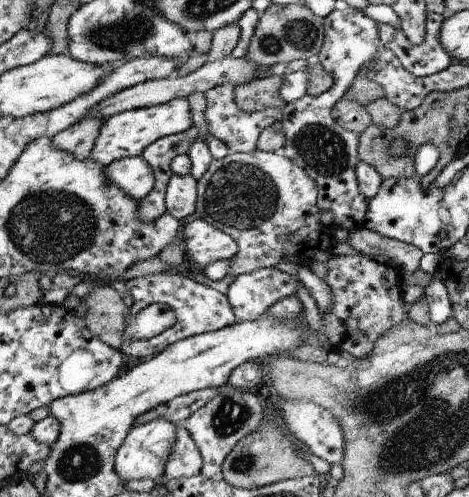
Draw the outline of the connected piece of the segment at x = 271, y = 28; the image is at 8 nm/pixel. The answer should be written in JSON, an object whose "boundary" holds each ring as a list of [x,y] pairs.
{"boundary":[[[303,2],[270,6],[260,14],[249,42],[247,59],[260,67],[271,67],[276,63],[289,63],[296,59],[312,60],[323,45],[323,18],[315,15]]]}

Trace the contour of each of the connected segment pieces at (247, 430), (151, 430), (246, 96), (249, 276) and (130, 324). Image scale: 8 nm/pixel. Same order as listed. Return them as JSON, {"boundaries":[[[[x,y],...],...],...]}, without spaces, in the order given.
{"boundaries":[[[[230,383],[217,387],[217,395],[193,412],[184,425],[190,436],[194,439],[202,455],[202,468],[200,474],[209,479],[220,479],[222,466],[229,452],[248,435],[253,435],[264,420],[264,408],[252,392],[242,392]]],[[[156,419],[152,422],[133,427],[128,438],[121,444],[121,448],[116,456],[116,472],[122,481],[139,481],[142,479],[159,480],[165,474],[168,466],[169,456],[172,454],[174,444],[176,444],[177,426],[175,422]]],[[[266,76],[251,83],[238,85],[234,90],[236,104],[248,113],[262,111],[268,107],[284,109],[286,103],[279,97],[283,77]]],[[[266,267],[238,275],[227,287],[236,321],[255,321],[279,300],[296,295],[299,282],[276,267]]],[[[152,303],[151,305],[143,306],[142,310],[135,311],[127,314],[127,339],[136,338],[149,339],[153,336],[158,336],[161,332],[168,330],[177,321],[175,312],[165,305],[164,303]]]]}

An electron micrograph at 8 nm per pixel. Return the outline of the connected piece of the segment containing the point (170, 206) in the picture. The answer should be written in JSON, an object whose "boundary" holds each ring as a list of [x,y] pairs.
{"boundary":[[[190,174],[172,175],[165,194],[167,212],[178,220],[192,216],[196,211],[197,180]]]}

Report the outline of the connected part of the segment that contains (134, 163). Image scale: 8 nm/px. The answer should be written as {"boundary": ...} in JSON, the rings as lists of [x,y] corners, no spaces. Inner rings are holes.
{"boundary":[[[142,156],[117,160],[105,168],[105,174],[110,183],[138,202],[153,189],[155,181],[151,166]]]}

